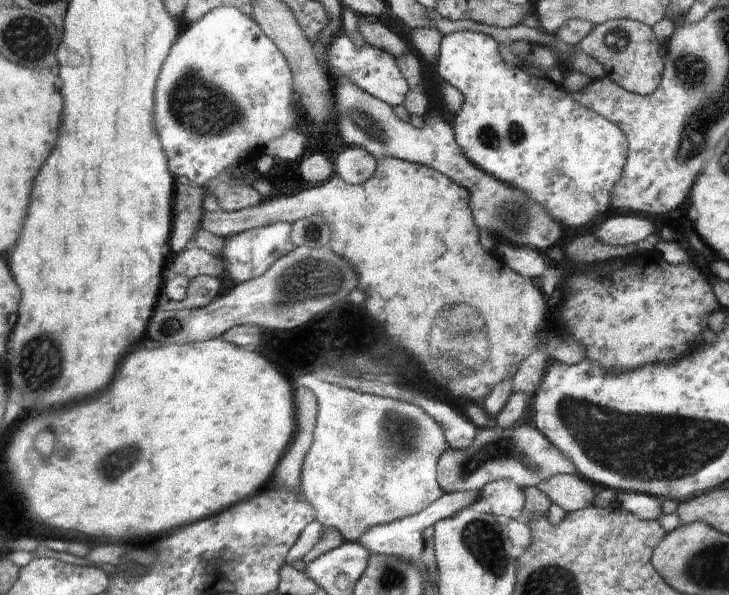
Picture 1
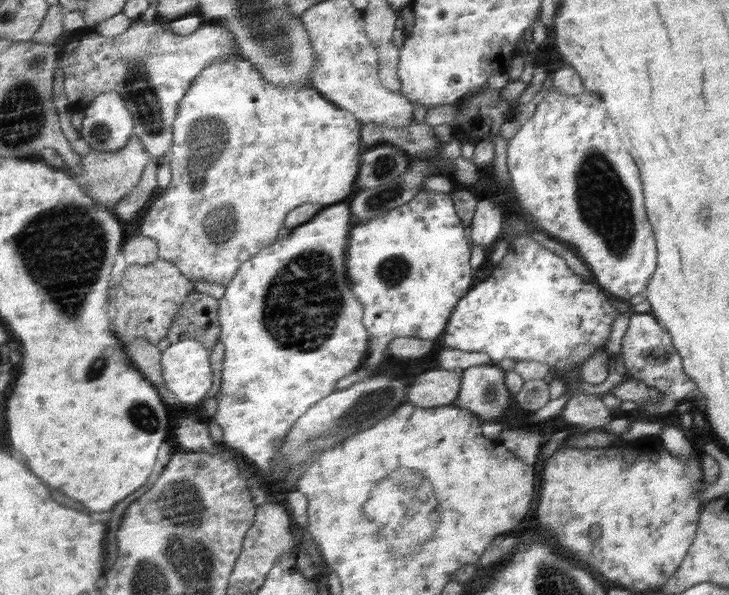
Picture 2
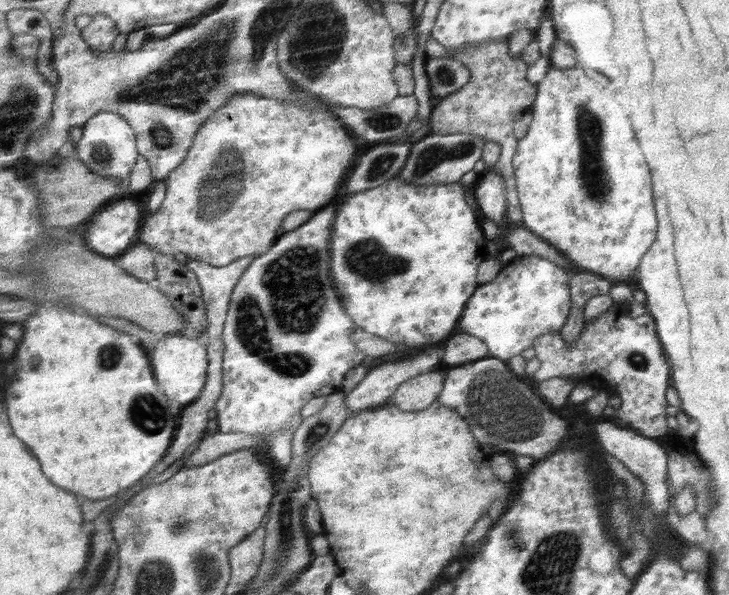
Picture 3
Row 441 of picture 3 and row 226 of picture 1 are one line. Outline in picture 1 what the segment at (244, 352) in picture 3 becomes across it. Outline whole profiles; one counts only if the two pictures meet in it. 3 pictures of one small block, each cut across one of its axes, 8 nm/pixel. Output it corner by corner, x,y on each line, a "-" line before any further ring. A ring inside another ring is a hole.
278,221
260,226
260,228
248,229
238,234
226,236
222,252
225,273
230,275
236,285
262,276
278,259
288,255
295,248
293,240
290,240
292,230
290,222

